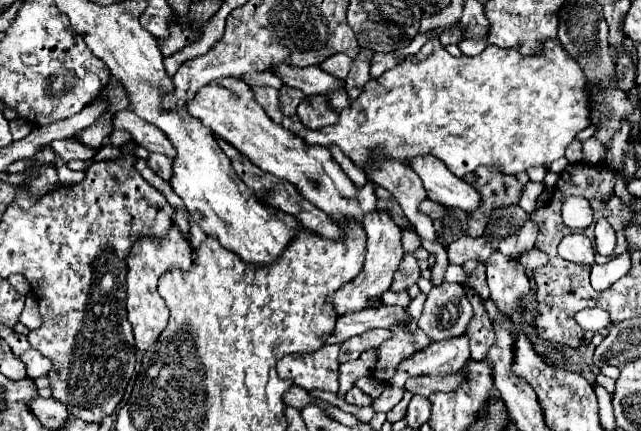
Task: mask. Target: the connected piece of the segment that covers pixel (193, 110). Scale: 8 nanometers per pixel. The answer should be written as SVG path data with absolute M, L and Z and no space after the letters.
M223 78L219 82L203 86L203 90L199 90L199 94L195 94L195 98L187 104L187 112L199 118L203 126L211 128L241 154L245 154L255 166L281 180L291 182L307 200L329 214L331 220L343 220L345 216L351 216L361 222L365 214L377 208L375 184L371 180L365 184L365 188L357 190L355 184L345 176L341 166L331 158L327 148L307 146L303 138L275 124L255 102L253 88L249 88L239 78Z

